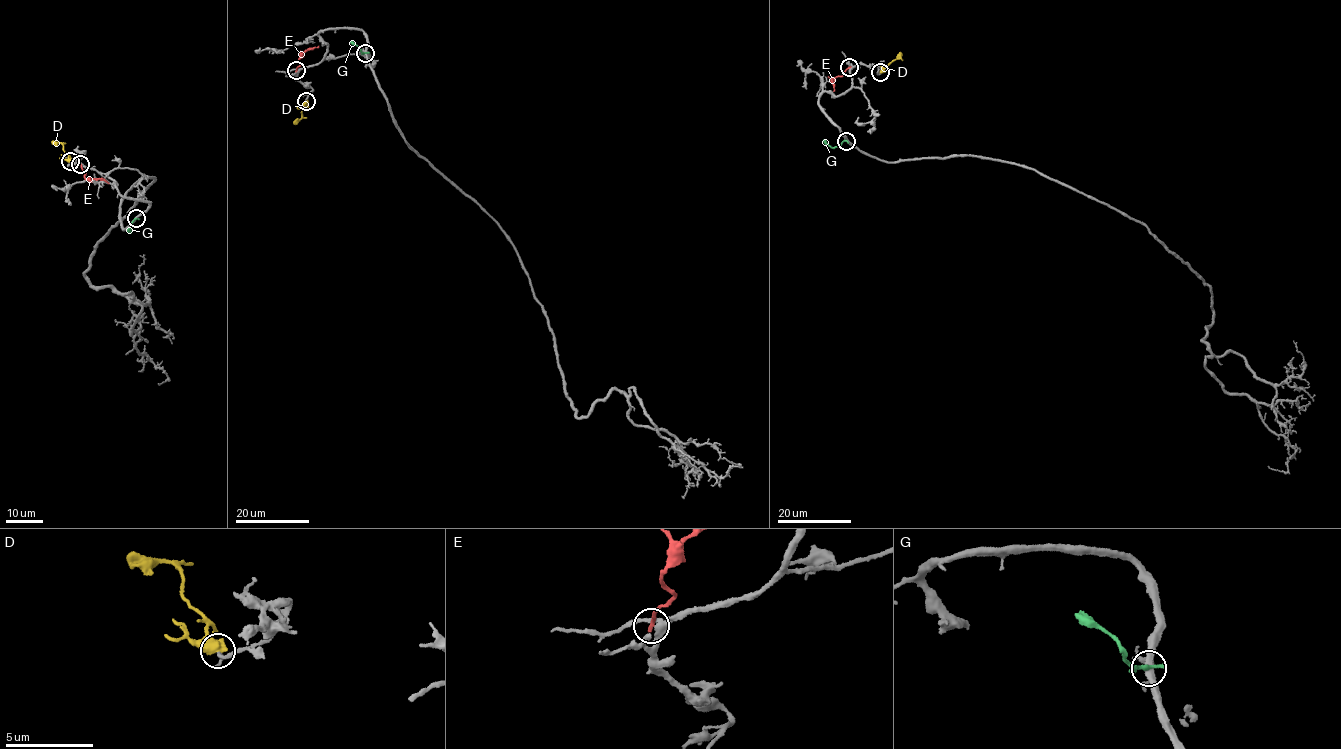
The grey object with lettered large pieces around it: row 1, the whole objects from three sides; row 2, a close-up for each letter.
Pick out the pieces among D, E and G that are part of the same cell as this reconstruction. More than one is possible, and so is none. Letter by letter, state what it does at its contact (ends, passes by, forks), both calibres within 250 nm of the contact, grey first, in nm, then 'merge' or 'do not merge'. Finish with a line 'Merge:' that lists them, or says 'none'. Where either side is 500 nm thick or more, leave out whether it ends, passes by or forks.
D: 240 nm thick on the grey side, 650 nm on the other; merge
E: it ends there; 320 nm thick on the grey side, 240 nm on the other; do not merge
G: it ends there; 400 nm thick on the grey side, 280 nm on the other; do not merge
Merge: D

